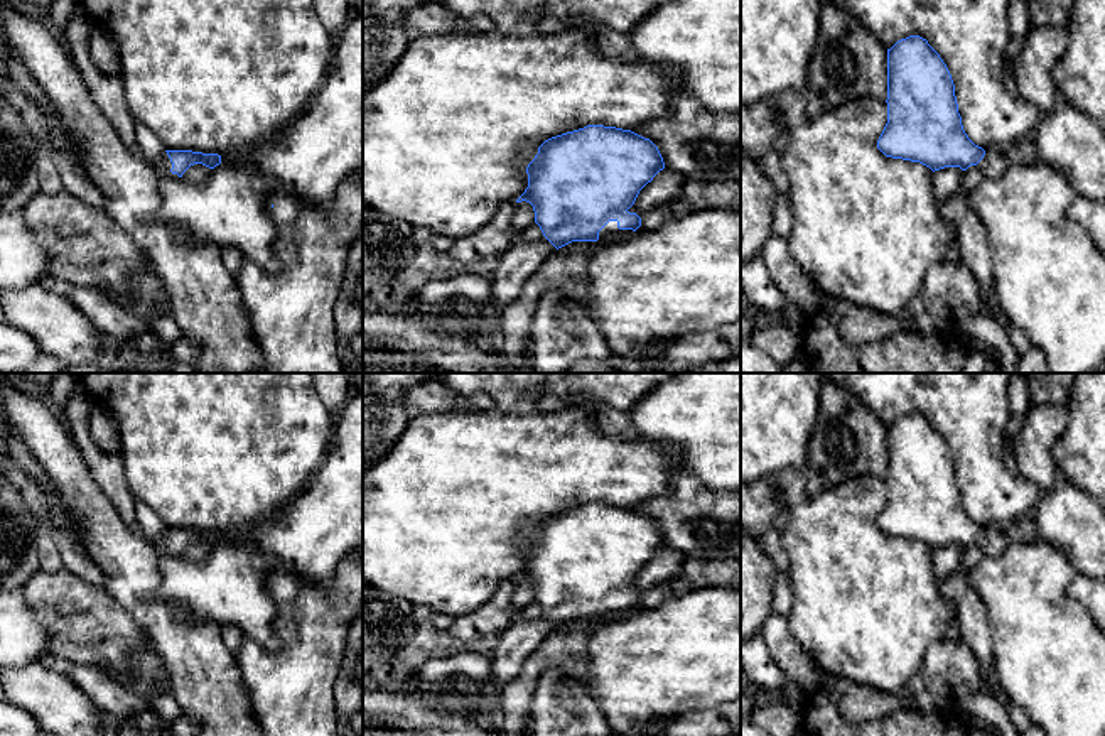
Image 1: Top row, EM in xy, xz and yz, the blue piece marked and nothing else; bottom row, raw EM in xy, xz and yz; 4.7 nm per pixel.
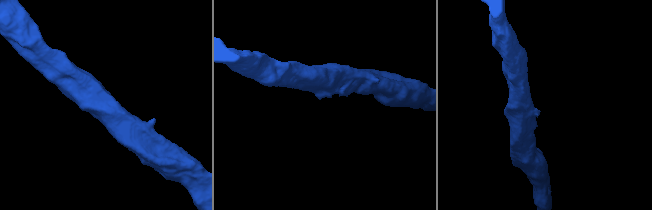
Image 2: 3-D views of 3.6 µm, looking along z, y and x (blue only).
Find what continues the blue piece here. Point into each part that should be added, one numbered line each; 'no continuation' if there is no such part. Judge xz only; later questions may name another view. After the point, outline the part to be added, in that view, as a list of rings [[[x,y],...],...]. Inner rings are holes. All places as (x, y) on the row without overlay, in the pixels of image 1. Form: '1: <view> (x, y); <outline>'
1: xz (611, 608); [[[609,599],[601,609],[599,609],[599,618],[604,616],[626,616],[633,611],[636,611],[633,608],[619,608],[617,606],[617,599]],[[641,604],[636,608],[641,609]]]
2: xz (520, 640); [[[542,614],[535,621],[518,621],[499,633],[499,645],[491,658],[494,694],[491,702],[504,687],[520,675],[525,660],[553,633],[557,626]]]

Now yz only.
1: yz (994, 542); [[[992,527],[985,528],[985,533],[977,545],[982,549],[984,555],[997,557],[1011,545],[1011,540],[1002,527]]]

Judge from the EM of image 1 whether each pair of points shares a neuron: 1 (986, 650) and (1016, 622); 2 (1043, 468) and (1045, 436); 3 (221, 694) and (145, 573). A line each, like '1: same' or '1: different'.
1: different
2: same
3: same

